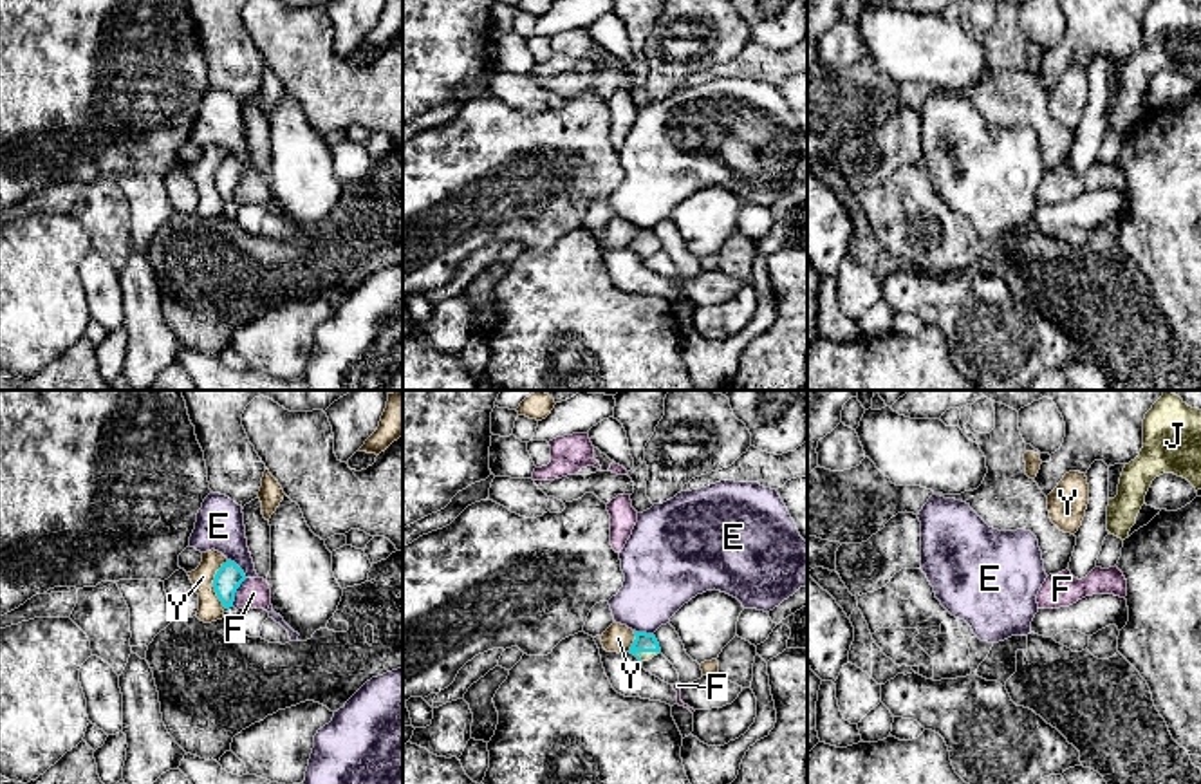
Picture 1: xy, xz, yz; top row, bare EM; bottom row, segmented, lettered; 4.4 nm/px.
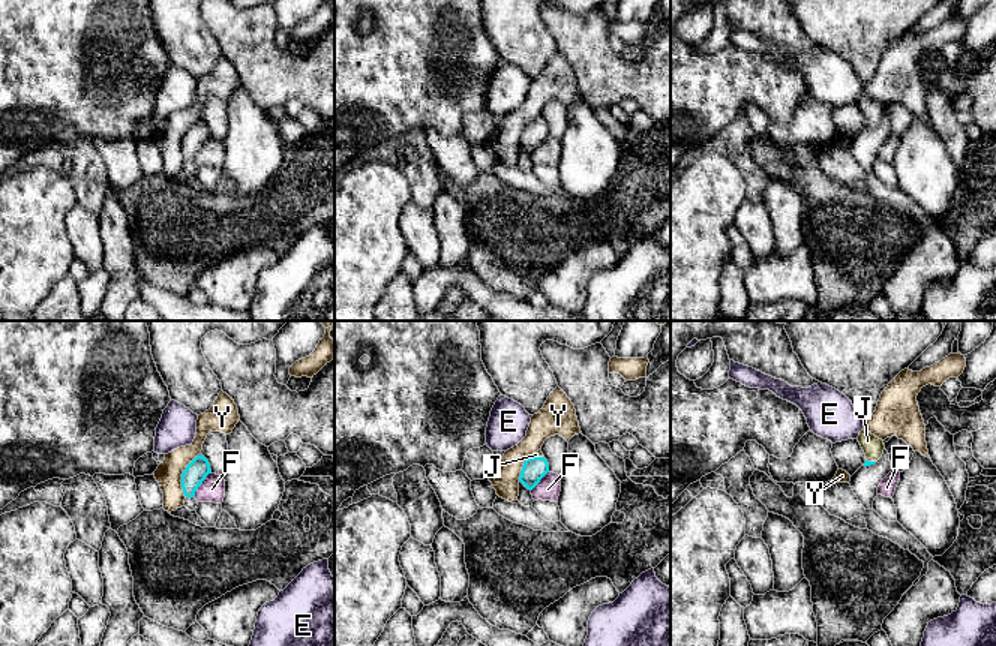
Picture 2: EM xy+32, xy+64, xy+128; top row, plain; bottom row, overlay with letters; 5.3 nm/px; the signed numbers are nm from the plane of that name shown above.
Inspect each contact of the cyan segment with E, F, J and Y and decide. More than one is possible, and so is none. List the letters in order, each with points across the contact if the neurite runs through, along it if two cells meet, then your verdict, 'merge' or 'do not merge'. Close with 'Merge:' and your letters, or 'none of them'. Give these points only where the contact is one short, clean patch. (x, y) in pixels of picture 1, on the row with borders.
E: border along xy (228, 559), (246, 577); do not merge
F: do not merge
J: merge
Y: do not merge
Merge: J

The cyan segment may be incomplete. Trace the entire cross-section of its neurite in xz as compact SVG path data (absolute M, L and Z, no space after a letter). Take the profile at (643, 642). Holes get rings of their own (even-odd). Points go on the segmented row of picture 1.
M636 632L636 639L630 647L630 654L634 654L639 661L648 661L661 652L659 643L654 634Z

